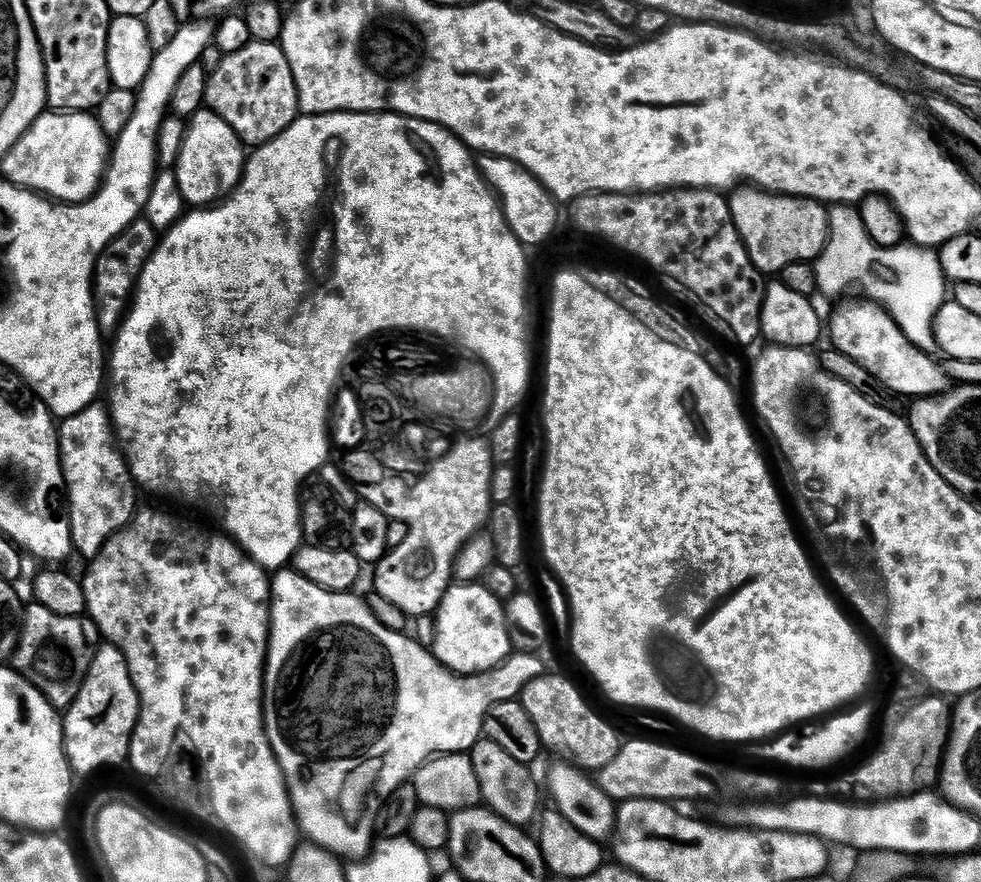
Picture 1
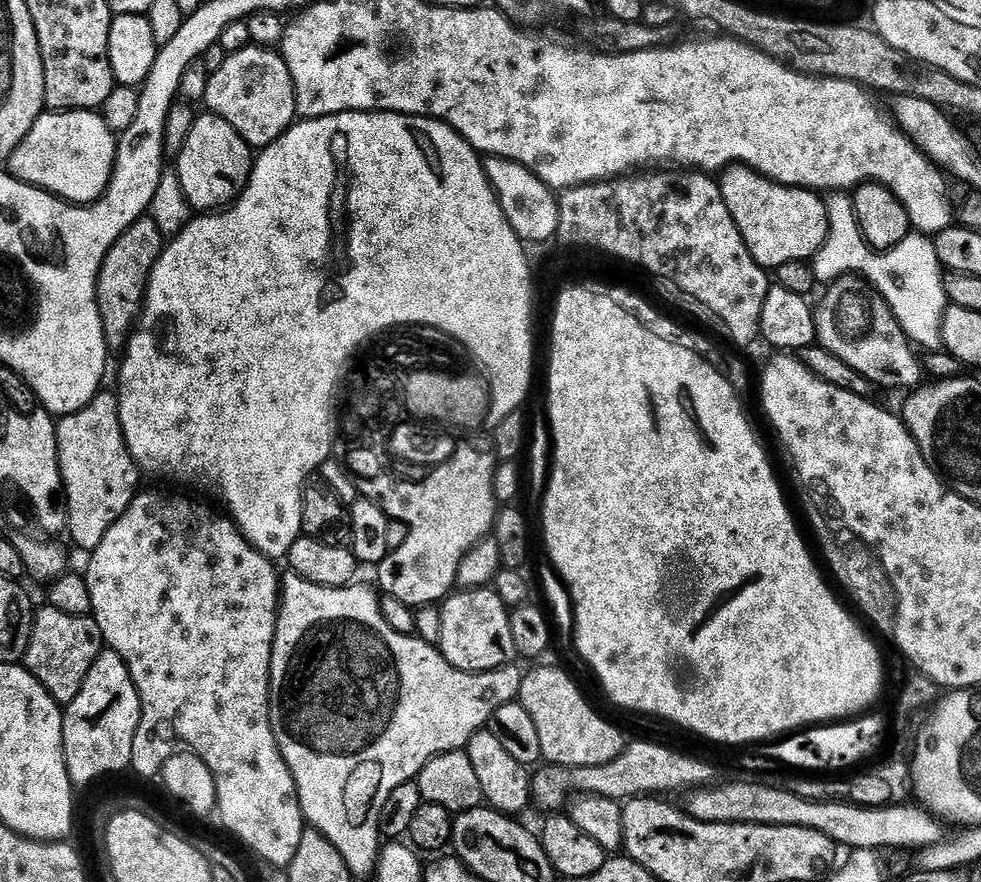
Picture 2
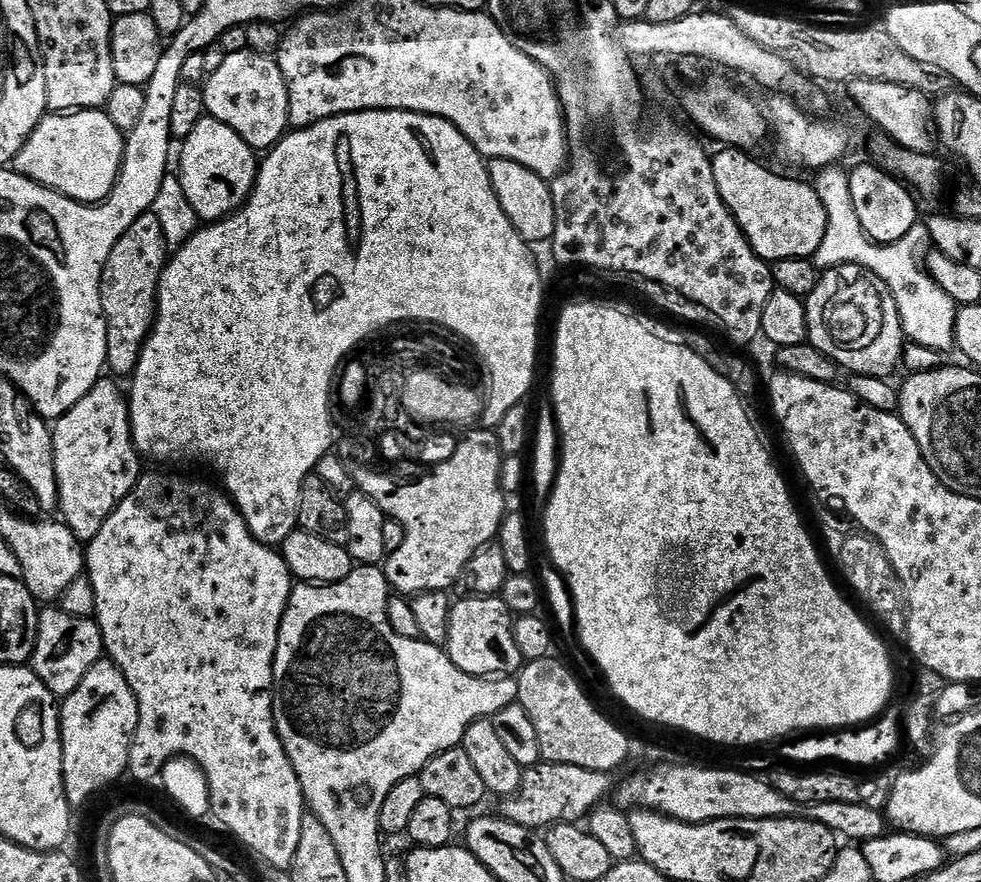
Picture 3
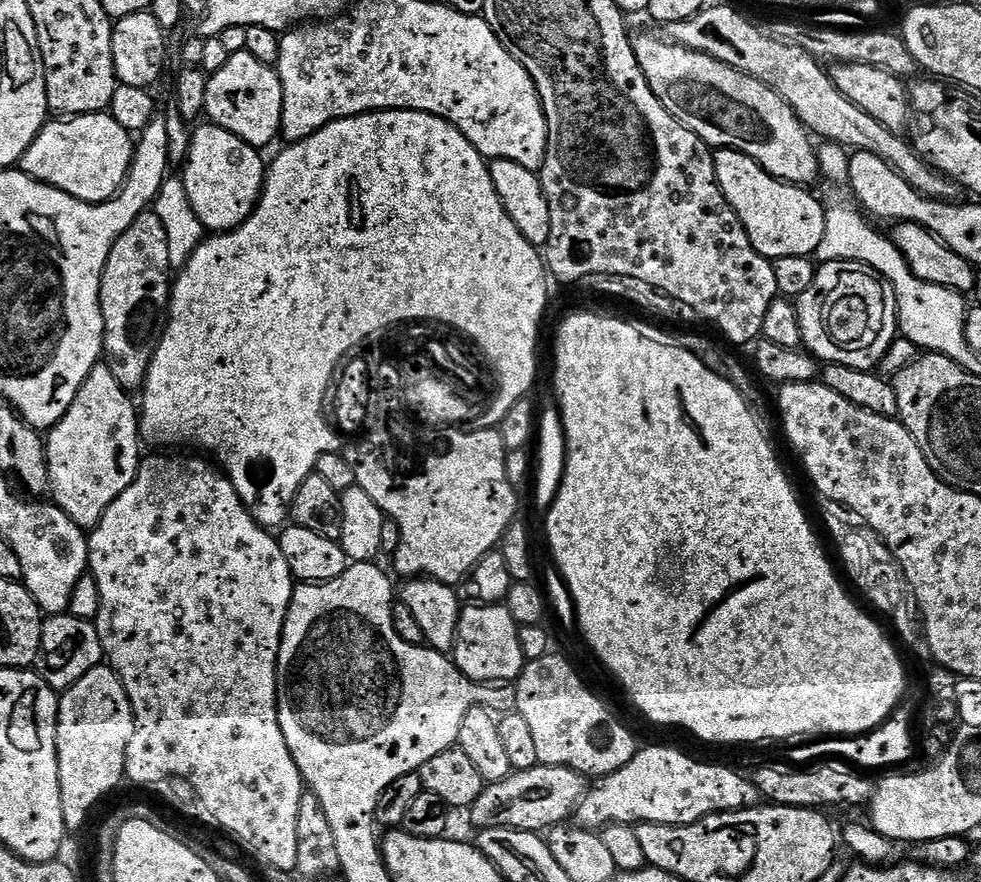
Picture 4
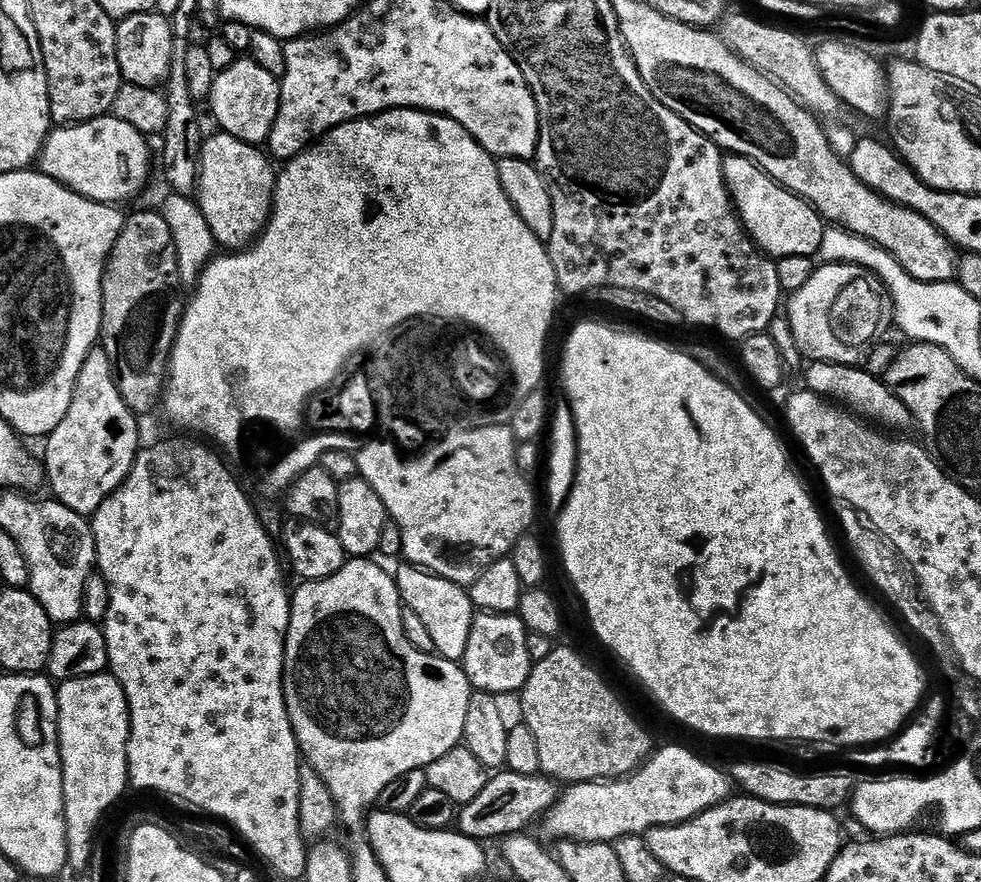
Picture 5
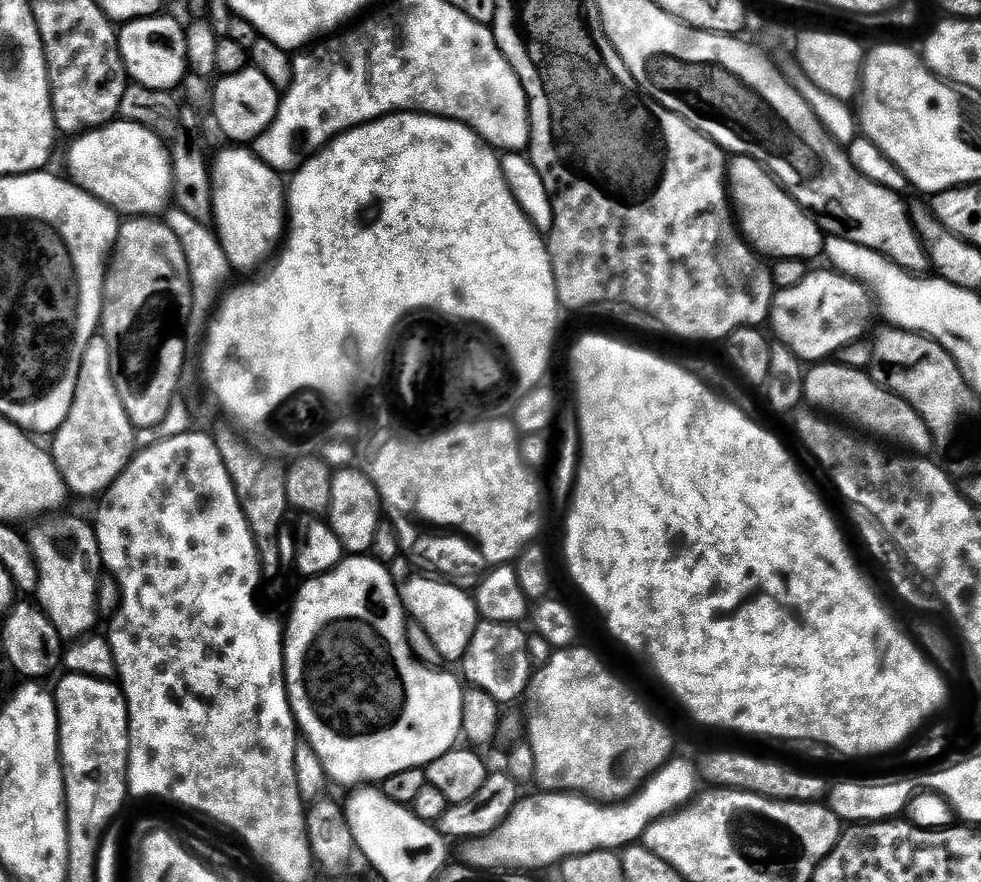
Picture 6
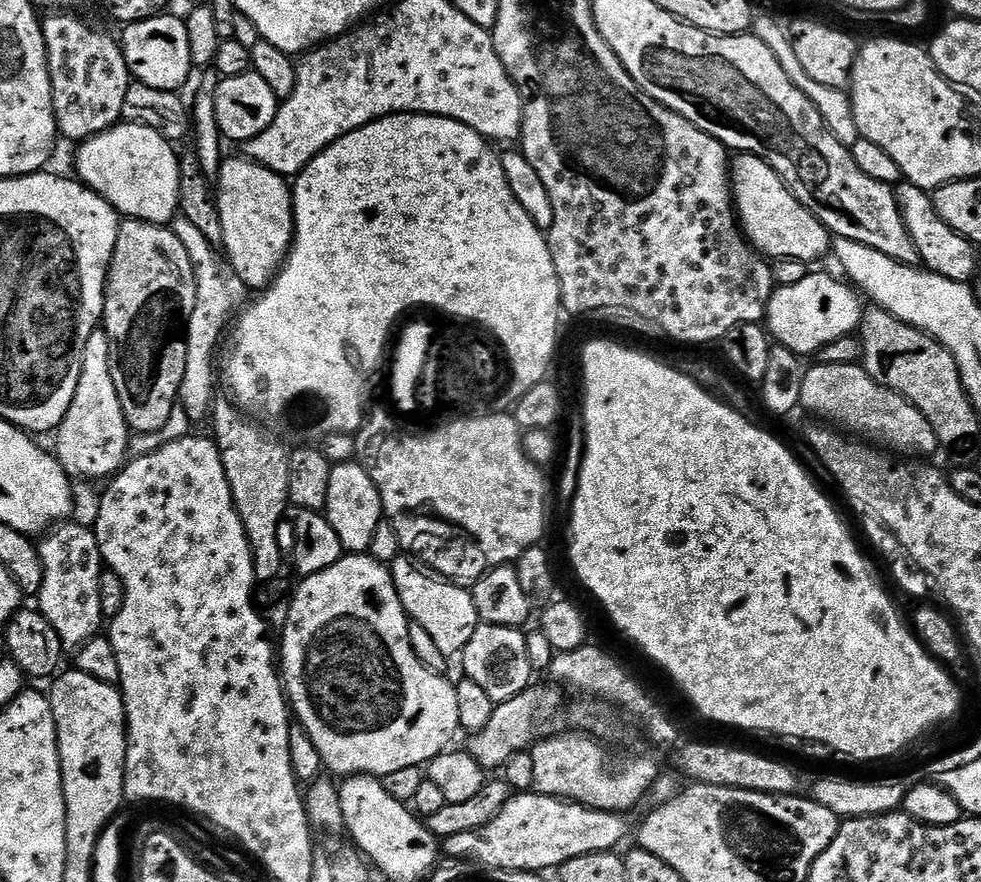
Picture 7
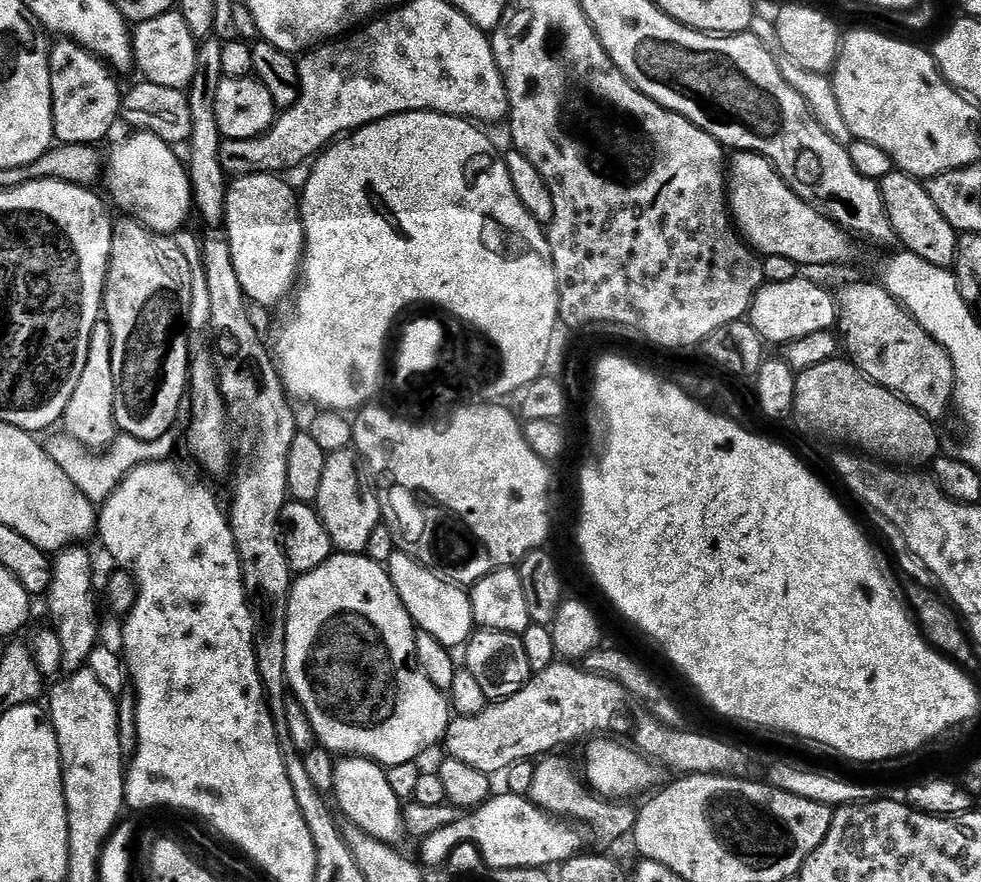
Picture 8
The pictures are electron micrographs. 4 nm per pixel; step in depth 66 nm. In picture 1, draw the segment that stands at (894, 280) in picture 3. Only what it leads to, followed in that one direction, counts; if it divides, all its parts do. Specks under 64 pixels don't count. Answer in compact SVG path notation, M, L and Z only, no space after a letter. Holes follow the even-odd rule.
M837 204L828 214L828 245L814 267L821 293L836 296L851 284L857 284L867 299L881 304L892 315L913 346L929 354L937 351L935 320L938 310L946 302L946 277L940 257L933 249L921 248L911 242L901 242L894 248L880 248L870 234L866 234L859 211L846 204Z

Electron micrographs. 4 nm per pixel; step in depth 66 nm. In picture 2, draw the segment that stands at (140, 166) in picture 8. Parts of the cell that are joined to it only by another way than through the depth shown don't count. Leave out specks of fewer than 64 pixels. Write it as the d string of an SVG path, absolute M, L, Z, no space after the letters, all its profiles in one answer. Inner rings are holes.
M48 110L36 119L28 137L8 157L6 168L23 184L33 184L62 200L87 206L104 195L117 159L117 133L110 130L99 111Z

